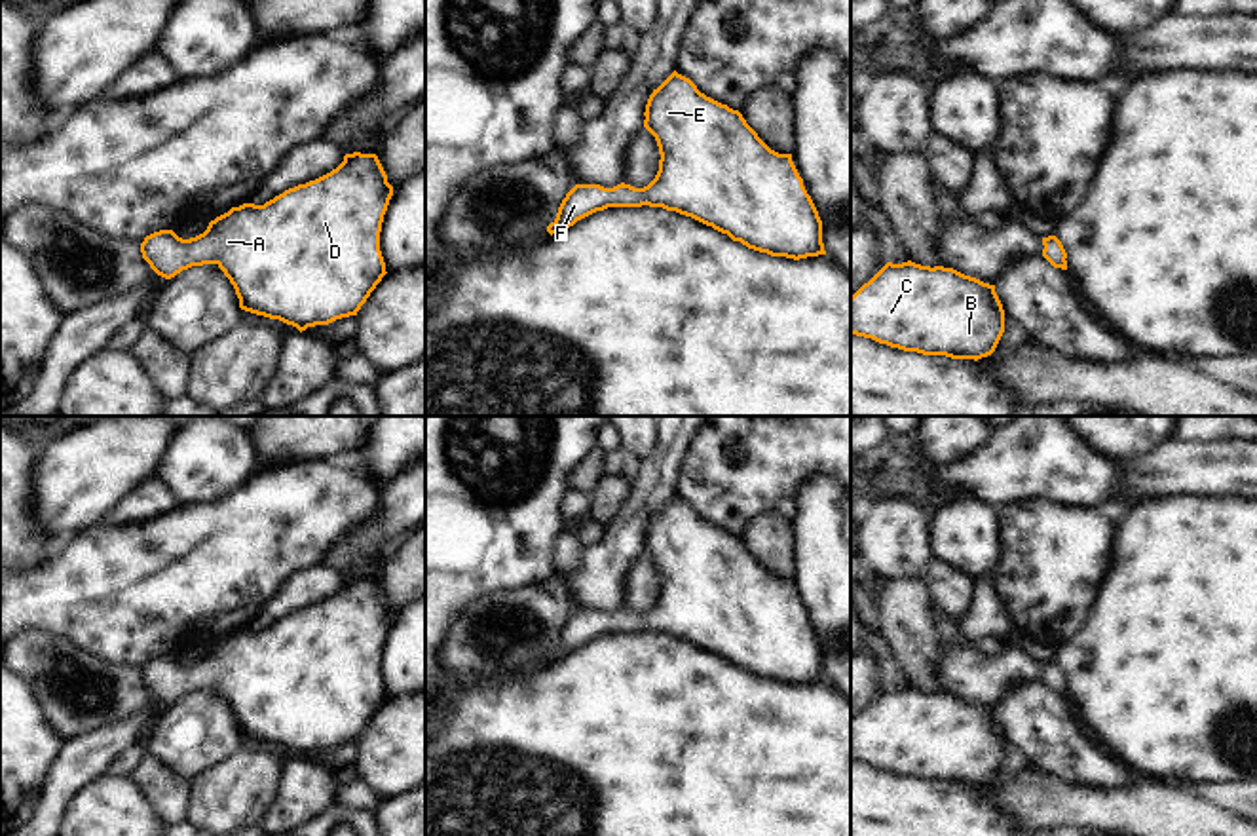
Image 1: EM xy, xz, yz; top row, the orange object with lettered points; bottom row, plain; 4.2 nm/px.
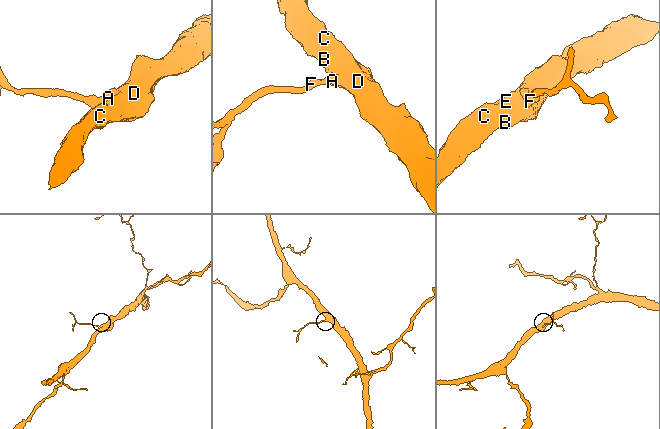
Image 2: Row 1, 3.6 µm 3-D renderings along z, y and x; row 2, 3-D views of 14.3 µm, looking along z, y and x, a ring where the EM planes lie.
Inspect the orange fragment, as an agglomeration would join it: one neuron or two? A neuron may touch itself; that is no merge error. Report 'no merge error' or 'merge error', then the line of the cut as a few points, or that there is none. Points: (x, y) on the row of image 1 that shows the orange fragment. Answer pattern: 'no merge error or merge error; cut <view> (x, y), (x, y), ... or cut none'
no merge error; cut none

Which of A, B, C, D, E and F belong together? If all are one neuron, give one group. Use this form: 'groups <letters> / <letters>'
groups A B C D E F

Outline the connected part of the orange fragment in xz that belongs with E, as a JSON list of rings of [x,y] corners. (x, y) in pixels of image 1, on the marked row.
[[[674,70],[653,89],[644,116],[644,127],[655,137],[661,154],[655,179],[644,188],[625,182],[613,188],[575,184],[562,200],[556,218],[547,226],[551,236],[608,207],[649,205],[691,217],[771,256],[799,260],[826,255],[822,220],[792,154],[771,150],[739,110],[706,97],[689,78]]]

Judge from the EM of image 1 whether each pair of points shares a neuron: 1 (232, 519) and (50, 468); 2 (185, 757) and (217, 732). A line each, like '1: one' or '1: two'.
1: two
2: one

